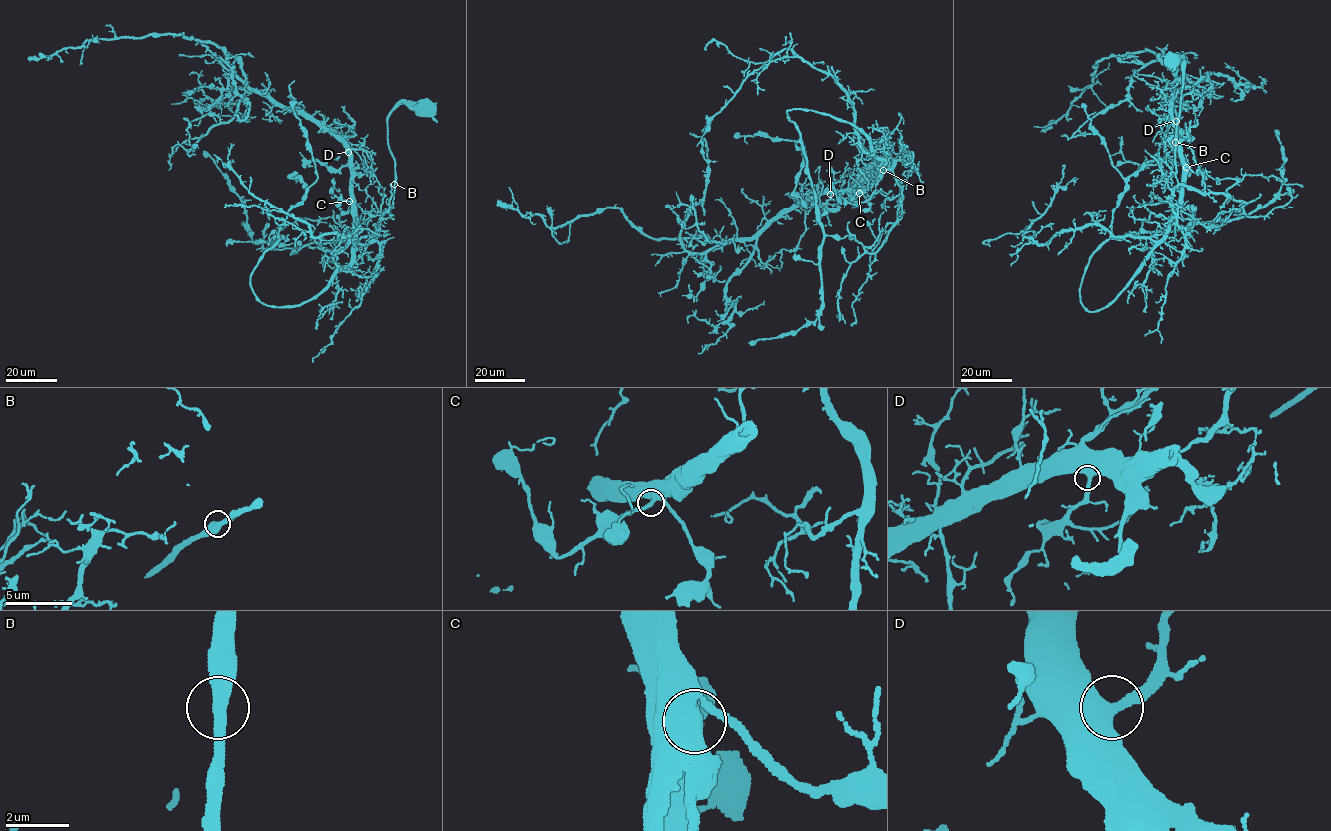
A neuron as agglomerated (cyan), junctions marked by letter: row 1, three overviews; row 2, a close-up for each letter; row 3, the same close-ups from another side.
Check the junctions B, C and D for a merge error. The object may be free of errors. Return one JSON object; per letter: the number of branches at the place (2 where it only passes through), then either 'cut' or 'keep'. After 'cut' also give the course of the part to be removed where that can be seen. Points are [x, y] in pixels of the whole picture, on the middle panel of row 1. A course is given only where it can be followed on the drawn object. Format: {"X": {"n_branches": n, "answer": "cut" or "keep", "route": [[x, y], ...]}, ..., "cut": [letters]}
{"B": {"n_branches": 2, "answer": "keep"}, "C": {"n_branches": 2, "answer": "keep"}, "D": {"n_branches": 2, "answer": "keep"}, "cut": []}

